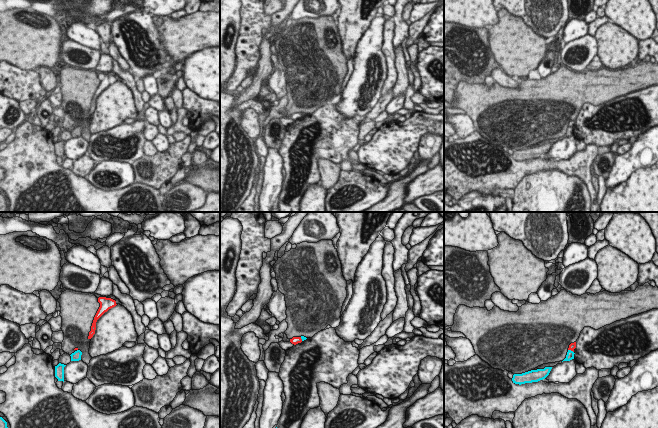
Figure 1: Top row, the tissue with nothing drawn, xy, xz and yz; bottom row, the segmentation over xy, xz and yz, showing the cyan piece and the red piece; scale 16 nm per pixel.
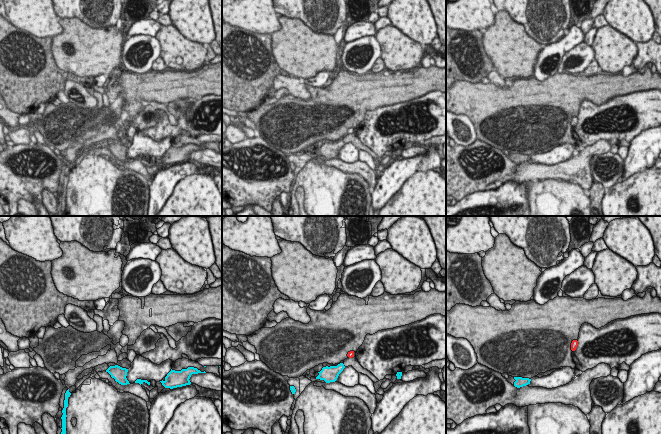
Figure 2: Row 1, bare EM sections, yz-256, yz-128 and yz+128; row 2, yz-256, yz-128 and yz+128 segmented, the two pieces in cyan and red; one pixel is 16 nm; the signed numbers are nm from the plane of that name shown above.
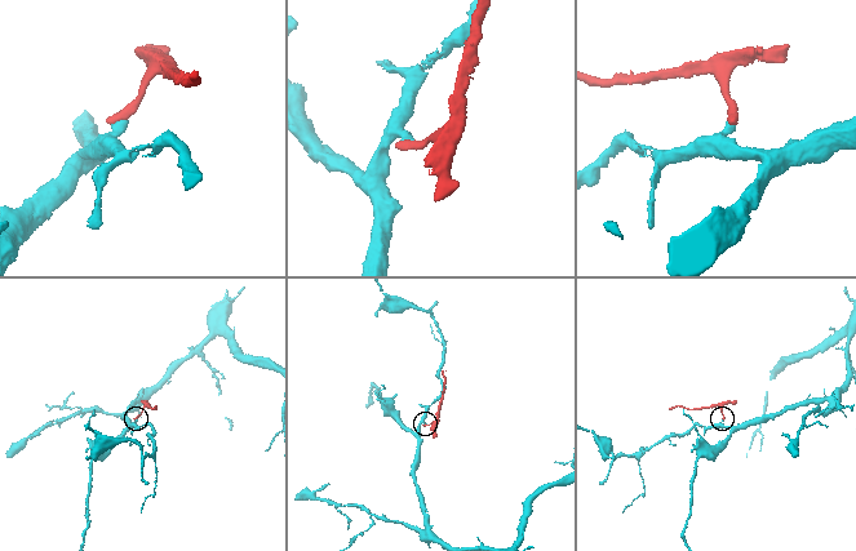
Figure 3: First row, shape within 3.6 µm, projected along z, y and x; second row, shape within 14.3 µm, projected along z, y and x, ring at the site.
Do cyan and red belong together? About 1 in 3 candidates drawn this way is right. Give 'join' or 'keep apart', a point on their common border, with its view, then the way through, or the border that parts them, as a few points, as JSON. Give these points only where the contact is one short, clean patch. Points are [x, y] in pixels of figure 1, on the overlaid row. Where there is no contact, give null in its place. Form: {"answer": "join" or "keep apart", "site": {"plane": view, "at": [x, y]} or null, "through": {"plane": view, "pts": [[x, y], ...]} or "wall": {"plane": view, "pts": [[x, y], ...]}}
{"answer": "keep apart", "site": {"plane": "yz", "at": [570, 350]}, "wall": {"plane": "yz", "pts": [[568, 349], [573, 352]]}}

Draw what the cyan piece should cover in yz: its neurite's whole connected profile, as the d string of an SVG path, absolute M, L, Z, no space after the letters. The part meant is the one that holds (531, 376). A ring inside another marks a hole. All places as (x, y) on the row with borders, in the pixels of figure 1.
M545 367L544 369L531 370L522 374L514 374L512 381L519 385L538 382L545 379L549 375L551 369L552 367Z

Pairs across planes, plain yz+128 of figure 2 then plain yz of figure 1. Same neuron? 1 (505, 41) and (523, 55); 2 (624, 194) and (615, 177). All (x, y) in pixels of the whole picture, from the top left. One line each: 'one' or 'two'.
1: one
2: two

